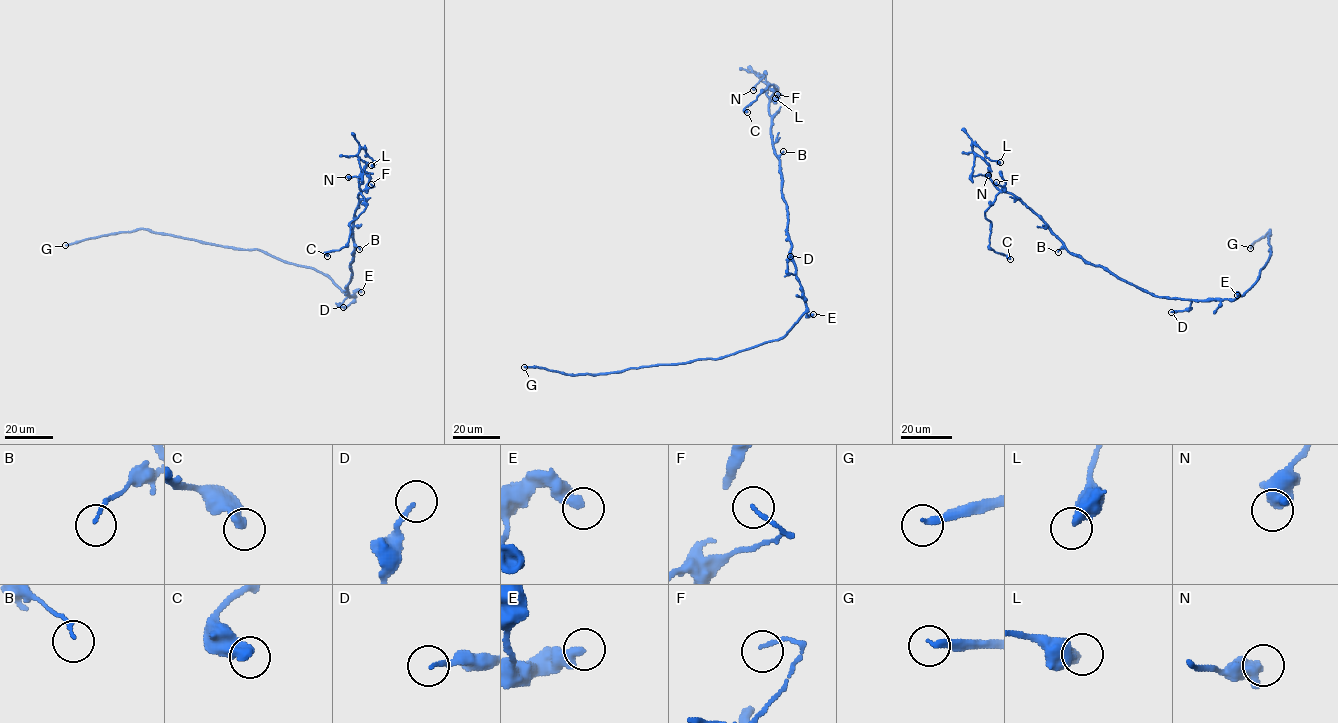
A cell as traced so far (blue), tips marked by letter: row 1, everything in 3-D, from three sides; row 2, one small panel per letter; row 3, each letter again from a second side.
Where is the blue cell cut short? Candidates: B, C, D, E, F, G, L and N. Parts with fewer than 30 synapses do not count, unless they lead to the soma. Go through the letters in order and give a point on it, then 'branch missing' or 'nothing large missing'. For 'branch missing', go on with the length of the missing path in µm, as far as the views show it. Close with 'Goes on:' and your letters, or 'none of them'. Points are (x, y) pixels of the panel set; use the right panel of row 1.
B: (1058, 252) | nothing large missing
C: (1010, 259) | nothing large missing
D: (1171, 312) | nothing large missing
E: (1237, 295) | nothing large missing
F: (996, 182) | nothing large missing
G: (1250, 248) | branch missing | 150 µm
L: (1000, 162) | nothing large missing
N: (988, 175) | nothing large missing
Goes on: G

